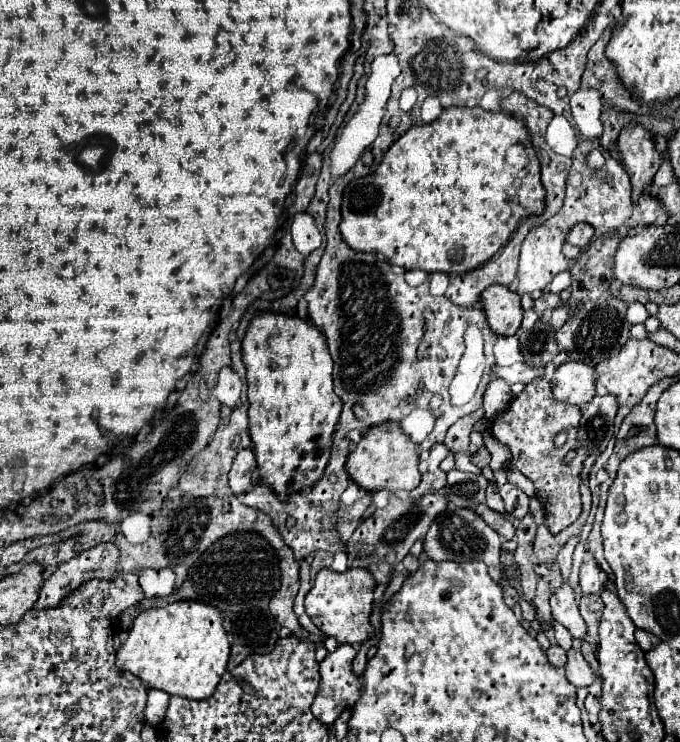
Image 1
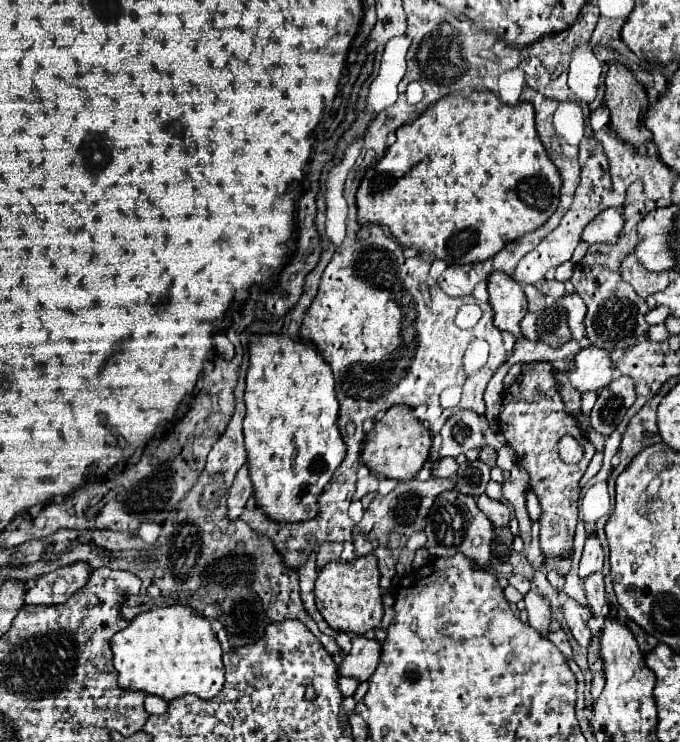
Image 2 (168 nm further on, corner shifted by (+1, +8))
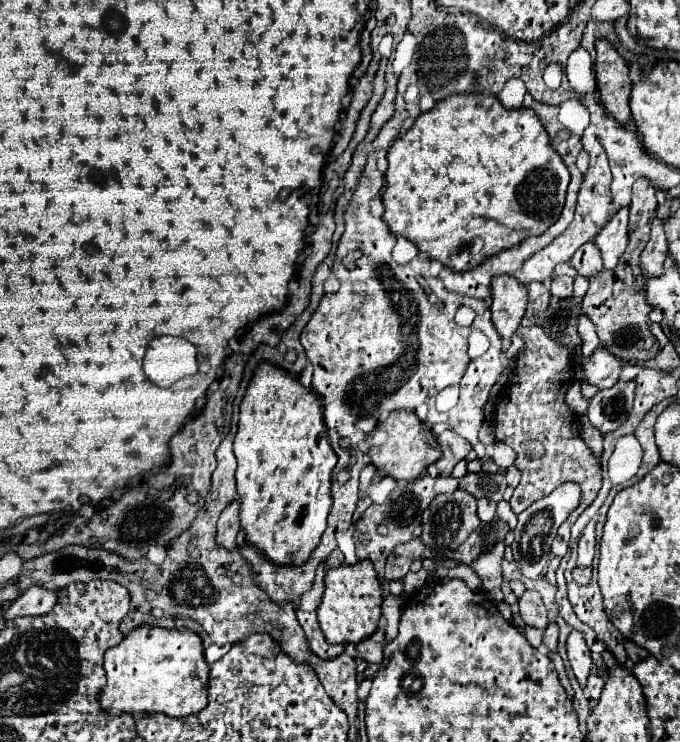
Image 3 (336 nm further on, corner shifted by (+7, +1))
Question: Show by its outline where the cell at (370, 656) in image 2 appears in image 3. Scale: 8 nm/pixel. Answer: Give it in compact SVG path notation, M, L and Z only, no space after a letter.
M380 625L378 631L376 631L372 637L368 637L368 639L364 639L362 643L356 645L356 649L358 649L358 653L360 653L360 659L364 659L364 661L368 661L368 663L382 663L384 658L383 647L384 625Z

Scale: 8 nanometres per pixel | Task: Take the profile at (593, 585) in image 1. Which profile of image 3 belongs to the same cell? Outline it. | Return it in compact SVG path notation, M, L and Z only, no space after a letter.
M592 519L578 541L578 565L592 565L596 551L596 521Z

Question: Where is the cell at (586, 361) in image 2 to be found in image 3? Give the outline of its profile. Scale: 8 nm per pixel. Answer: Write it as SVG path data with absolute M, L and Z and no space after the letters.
M598 349L590 359L584 361L584 371L586 371L588 383L596 385L598 389L612 387L618 381L622 367L624 367L624 361L614 357L606 349Z

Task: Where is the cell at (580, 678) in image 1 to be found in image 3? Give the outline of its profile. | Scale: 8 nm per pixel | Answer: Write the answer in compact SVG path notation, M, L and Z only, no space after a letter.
M552 621L544 629L544 649L556 651L556 645L558 645L558 625Z

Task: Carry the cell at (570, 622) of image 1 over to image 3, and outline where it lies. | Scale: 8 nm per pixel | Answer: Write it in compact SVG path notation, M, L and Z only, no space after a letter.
M572 631L566 643L568 649L568 659L570 659L570 667L574 671L574 677L578 679L580 687L586 689L586 681L590 677L590 667L592 667L592 659L590 659L590 649L582 637L580 631Z

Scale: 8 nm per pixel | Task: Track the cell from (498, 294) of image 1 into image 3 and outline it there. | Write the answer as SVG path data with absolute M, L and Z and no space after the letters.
M494 277L492 281L492 321L500 337L510 339L518 329L528 303L528 291L516 277Z

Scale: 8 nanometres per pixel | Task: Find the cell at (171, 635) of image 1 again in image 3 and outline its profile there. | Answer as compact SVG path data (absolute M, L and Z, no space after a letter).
M142 625L128 633L118 647L112 647L104 655L106 685L100 689L100 709L108 715L144 715L164 713L168 717L188 717L202 711L208 705L208 663L204 661L204 647L196 633L188 629L160 629Z

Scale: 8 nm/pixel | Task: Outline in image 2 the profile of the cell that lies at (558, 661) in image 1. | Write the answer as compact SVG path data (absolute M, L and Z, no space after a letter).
M530 590L524 596L524 604L526 604L526 612L528 612L528 624L538 632L550 632L548 626L552 620L552 612L550 612L548 600L544 600L544 596L540 596L538 592Z

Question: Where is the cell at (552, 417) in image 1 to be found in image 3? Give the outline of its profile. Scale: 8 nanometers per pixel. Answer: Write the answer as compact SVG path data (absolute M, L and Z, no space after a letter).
M540 325L518 327L516 335L524 339L524 353L520 355L514 373L508 377L508 383L496 399L494 435L498 441L510 445L516 451L516 465L522 471L522 481L514 489L514 497L510 501L514 511L524 511L534 499L546 497L566 481L578 481L578 485L584 485L582 505L562 523L552 543L552 553L564 557L568 551L572 525L596 499L602 487L602 465L600 459L594 457L590 447L582 441L578 433L578 417L564 401L574 373L570 347L552 341Z

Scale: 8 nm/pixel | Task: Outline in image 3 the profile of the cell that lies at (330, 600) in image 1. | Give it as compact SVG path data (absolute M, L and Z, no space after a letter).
M364 559L356 565L328 569L326 573L326 589L322 603L318 607L318 621L330 643L360 643L368 639L380 621L382 607L382 585L374 571L372 561Z

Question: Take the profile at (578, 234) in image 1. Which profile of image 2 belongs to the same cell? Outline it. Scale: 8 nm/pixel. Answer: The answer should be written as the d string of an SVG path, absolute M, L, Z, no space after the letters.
M608 208L602 210L582 232L582 240L588 244L596 242L616 242L620 230L624 226L622 210L620 208Z

